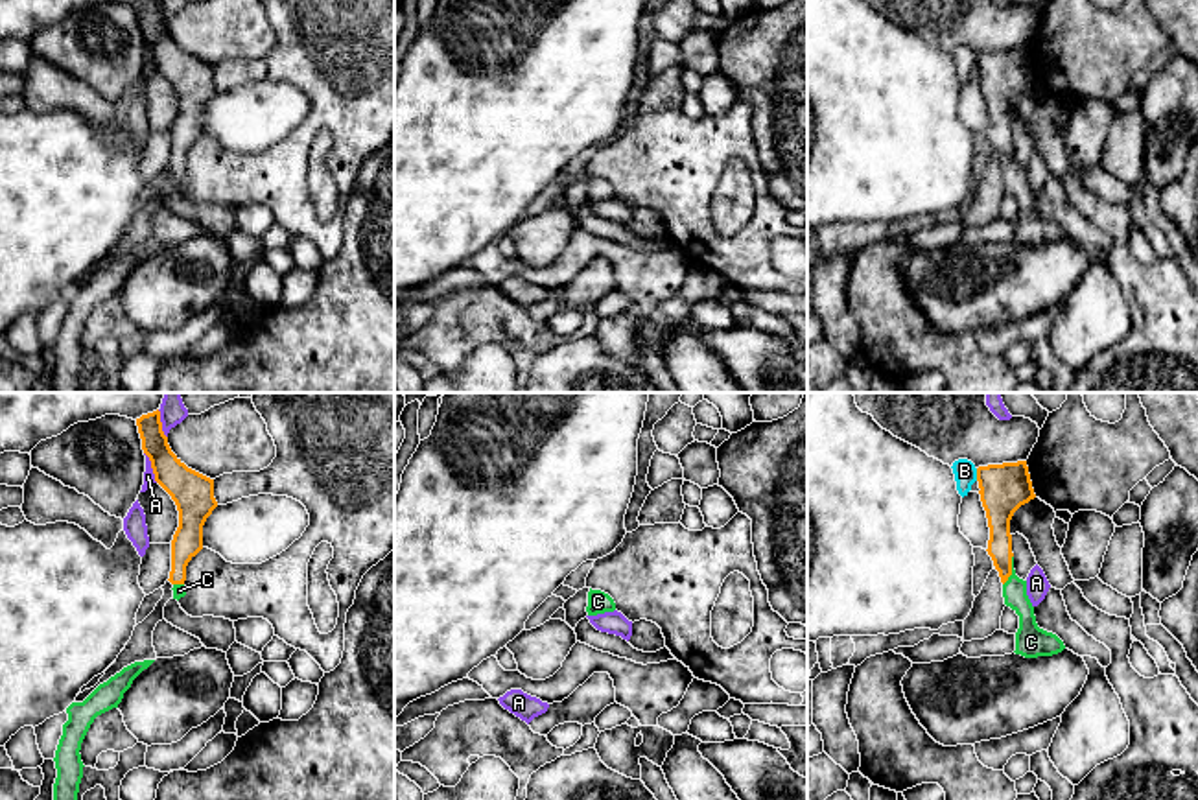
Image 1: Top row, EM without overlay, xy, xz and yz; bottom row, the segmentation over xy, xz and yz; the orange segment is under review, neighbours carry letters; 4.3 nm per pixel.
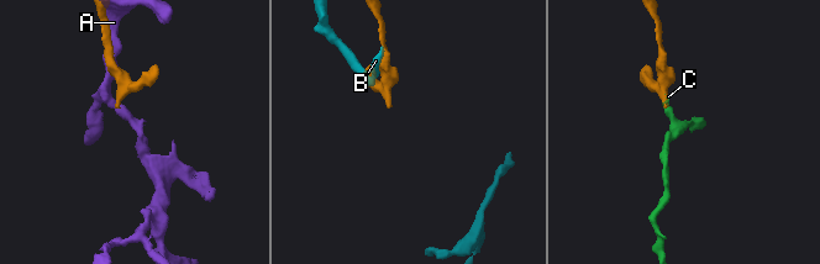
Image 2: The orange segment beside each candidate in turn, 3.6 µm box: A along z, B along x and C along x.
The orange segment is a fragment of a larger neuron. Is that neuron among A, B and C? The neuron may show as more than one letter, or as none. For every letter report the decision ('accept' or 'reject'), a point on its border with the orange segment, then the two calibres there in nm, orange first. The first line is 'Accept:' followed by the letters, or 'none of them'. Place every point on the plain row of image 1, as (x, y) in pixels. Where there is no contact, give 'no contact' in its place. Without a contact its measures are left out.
Accept: C
A: reject; contact xy (152, 54); calibres 180 and 50 nm
B: reject; contact yz (977, 61); calibres 220 and 100 nm
C: accept; contact yz (1010, 157); calibres 110 and 110 nm

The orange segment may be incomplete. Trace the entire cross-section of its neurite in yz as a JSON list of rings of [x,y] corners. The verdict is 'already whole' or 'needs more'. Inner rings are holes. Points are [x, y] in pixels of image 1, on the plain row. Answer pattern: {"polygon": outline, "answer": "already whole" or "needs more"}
{"polygon": [[[1027,48],[979,53],[977,68],[990,114],[986,138],[999,159],[1004,192],[1019,203],[1014,240],[1025,245],[1058,241],[1065,236],[1063,229],[1038,214],[1027,168],[1014,157],[1010,107],[1021,92],[1036,85]]], "answer": "needs more"}

